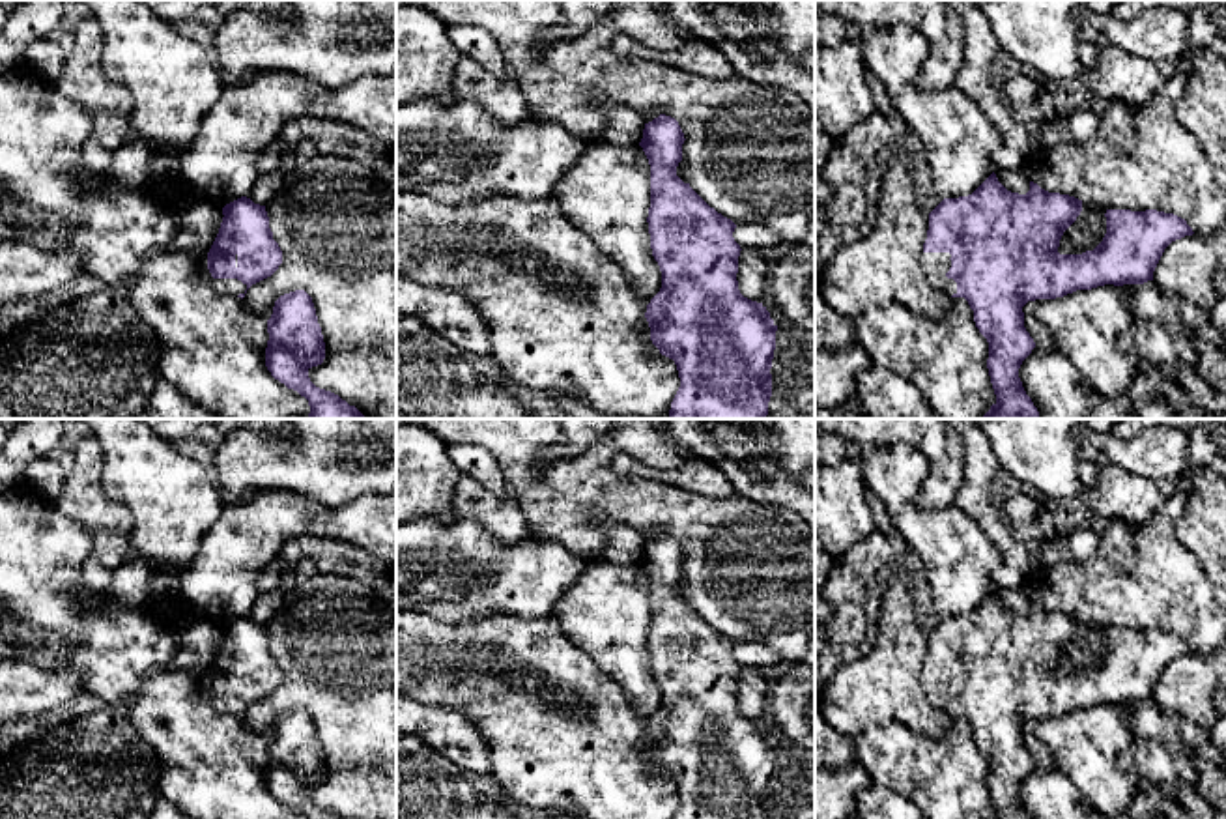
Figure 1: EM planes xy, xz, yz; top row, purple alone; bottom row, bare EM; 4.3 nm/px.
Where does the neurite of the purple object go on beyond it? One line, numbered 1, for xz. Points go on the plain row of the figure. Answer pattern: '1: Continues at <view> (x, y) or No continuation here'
1: No continuation here

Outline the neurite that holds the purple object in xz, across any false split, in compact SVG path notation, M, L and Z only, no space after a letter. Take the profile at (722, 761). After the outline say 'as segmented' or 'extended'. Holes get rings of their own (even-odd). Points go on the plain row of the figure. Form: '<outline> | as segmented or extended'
M660 533L645 542L639 561L650 583L647 641L652 675L662 690L662 707L645 731L650 759L677 783L680 806L673 819L770 819L777 744L763 722L738 709L742 668L733 656L736 643L677 595L684 559L678 540Z | as segmented

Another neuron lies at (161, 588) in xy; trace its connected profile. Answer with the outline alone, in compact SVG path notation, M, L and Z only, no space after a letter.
M153 572L148 585L148 604L166 602L179 596L178 580L161 572Z

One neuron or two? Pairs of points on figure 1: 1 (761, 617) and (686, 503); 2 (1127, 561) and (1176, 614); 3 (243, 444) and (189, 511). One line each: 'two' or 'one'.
1: one
2: one
3: two

